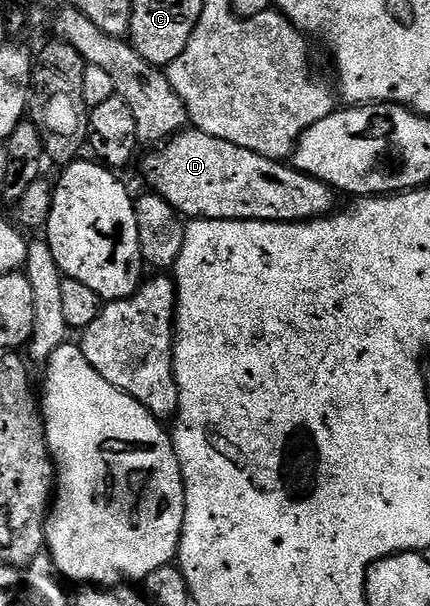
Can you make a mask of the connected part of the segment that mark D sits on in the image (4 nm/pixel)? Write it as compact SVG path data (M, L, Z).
M190 127L155 149L158 150L148 154L146 162L142 165L143 171L146 172L146 181L150 184L147 186L153 192L161 195L172 208L178 210L183 218L204 221L313 221L315 217L328 217L335 212L334 197L336 198L336 190L333 185L325 185L320 179L309 177L307 173L302 173L299 169L294 168L293 164L286 161L273 161L256 151L248 151L248 147L236 147L236 143L228 143L228 139L216 139L212 135Z

